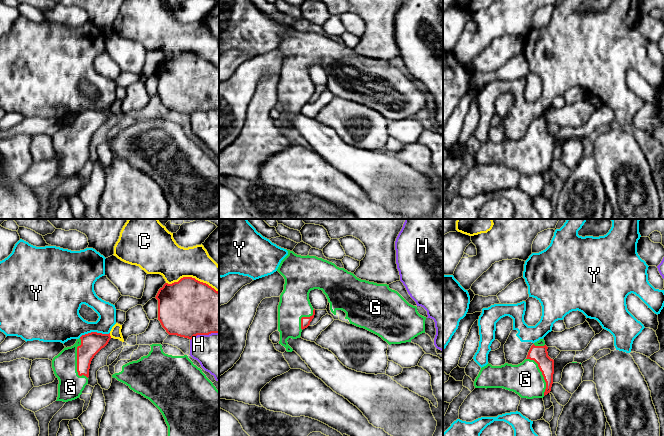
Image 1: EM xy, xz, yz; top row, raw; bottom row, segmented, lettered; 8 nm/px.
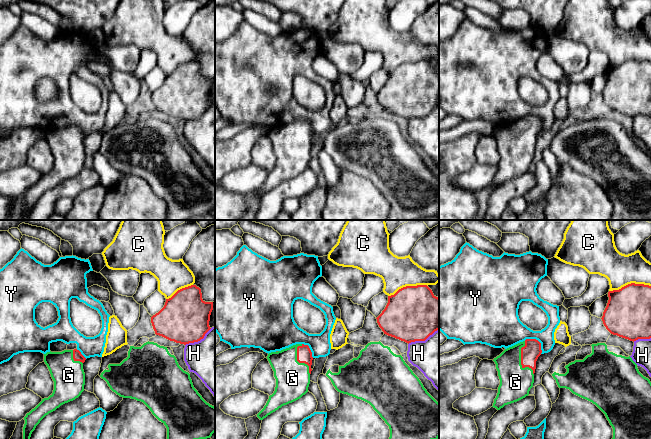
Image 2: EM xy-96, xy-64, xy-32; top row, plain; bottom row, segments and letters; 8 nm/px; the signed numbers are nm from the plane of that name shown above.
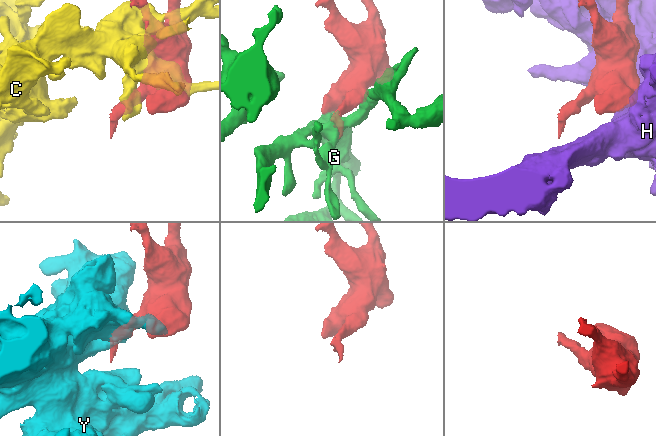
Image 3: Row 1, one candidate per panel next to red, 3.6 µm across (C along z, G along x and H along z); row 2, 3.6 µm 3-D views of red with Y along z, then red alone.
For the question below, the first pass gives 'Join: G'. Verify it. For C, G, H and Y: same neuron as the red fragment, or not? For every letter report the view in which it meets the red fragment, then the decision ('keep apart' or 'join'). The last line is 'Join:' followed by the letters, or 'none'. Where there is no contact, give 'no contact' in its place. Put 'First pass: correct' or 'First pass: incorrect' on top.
First pass: correct
C: xy | keep apart
G: xy | join
H: xy | keep apart
Y: xy | keep apart
Join: G

